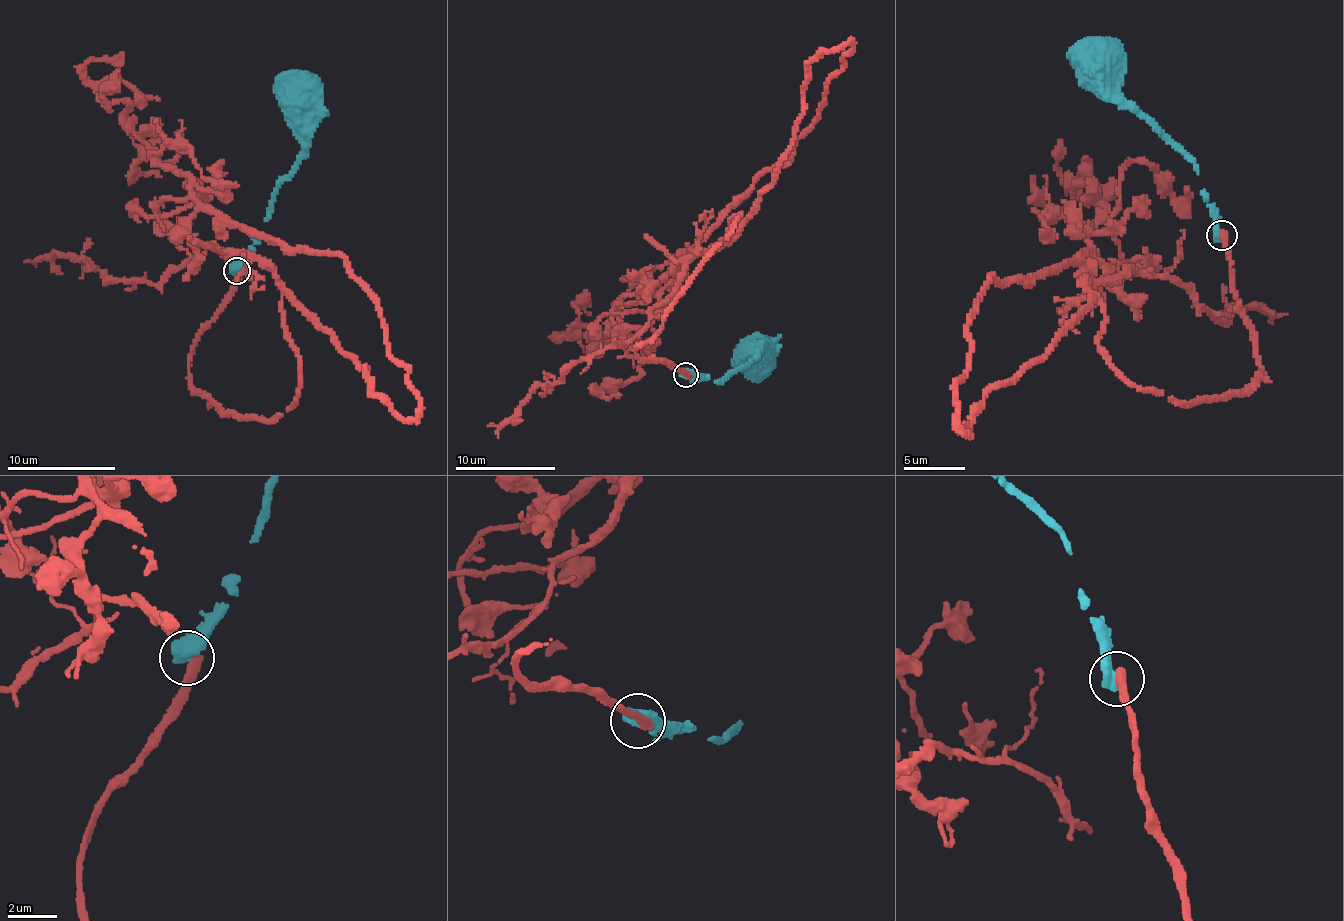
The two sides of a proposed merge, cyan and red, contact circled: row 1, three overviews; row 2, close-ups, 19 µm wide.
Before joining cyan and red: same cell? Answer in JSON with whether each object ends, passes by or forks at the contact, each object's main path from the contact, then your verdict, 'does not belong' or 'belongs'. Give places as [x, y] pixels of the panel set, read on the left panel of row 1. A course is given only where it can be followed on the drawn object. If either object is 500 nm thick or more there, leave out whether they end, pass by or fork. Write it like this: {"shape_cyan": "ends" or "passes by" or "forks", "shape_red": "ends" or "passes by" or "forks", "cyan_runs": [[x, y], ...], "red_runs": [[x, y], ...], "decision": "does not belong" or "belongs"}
{"cyan_runs": [[236, 270], [267, 218], [272, 199], [305, 143], [309, 93], [306, 79], [303, 86]], "red_runs": [[238, 270], [213, 405], [287, 411], [284, 294], [419, 412], [350, 262], [107, 104], [123, 54]], "decision": "does not belong"}

